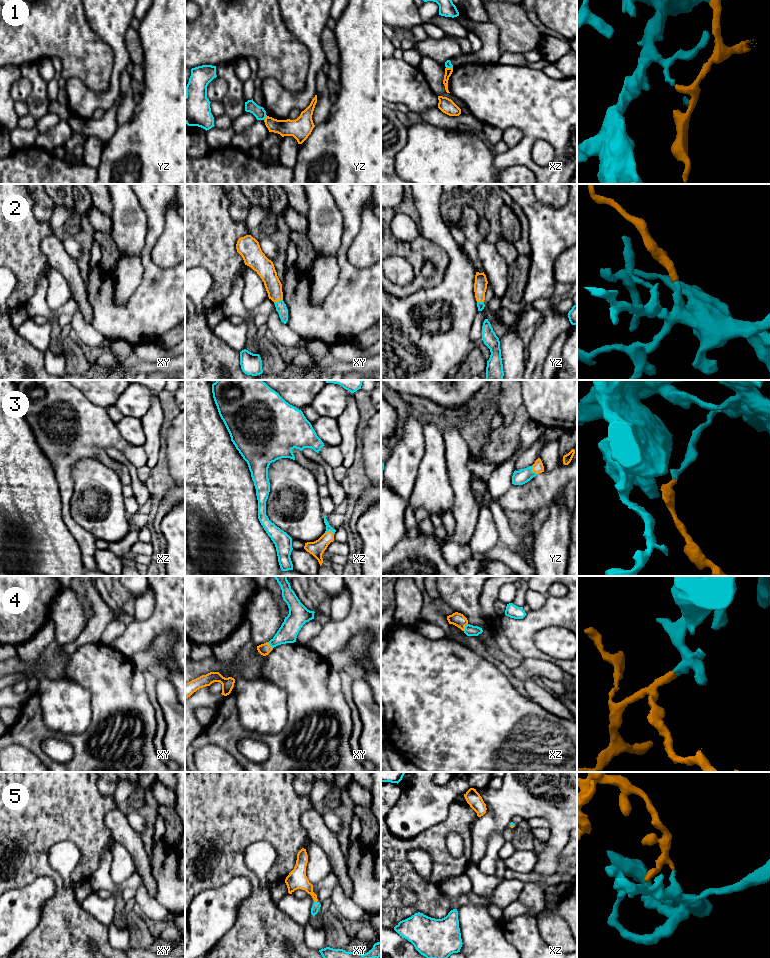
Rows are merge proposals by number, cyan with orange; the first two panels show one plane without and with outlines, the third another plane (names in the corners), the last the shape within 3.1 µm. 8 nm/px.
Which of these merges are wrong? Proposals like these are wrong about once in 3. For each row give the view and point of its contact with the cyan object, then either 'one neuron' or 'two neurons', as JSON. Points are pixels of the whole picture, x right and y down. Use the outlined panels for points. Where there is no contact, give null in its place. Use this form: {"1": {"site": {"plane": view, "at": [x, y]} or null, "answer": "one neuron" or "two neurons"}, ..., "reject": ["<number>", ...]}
{"1": {"site": {"plane": "yz", "at": [265, 117]}, "answer": "two neurons"}, "2": {"site": {"plane": "xy", "at": [278, 301]}, "answer": "one neuron"}, "3": {"site": {"plane": "xz", "at": [329, 530]}, "answer": "one neuron"}, "4": {"site": {"plane": "xz", "at": [465, 627]}, "answer": "one neuron"}, "5": {"site": {"plane": "xy", "at": [315, 902]}, "answer": "one neuron"}, "reject": ["1"]}

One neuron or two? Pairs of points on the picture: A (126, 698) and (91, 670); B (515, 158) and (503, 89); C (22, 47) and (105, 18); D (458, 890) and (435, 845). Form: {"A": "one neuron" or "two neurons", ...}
{"A": "one neuron", "B": "one neuron", "C": "two neurons", "D": "two neurons"}

